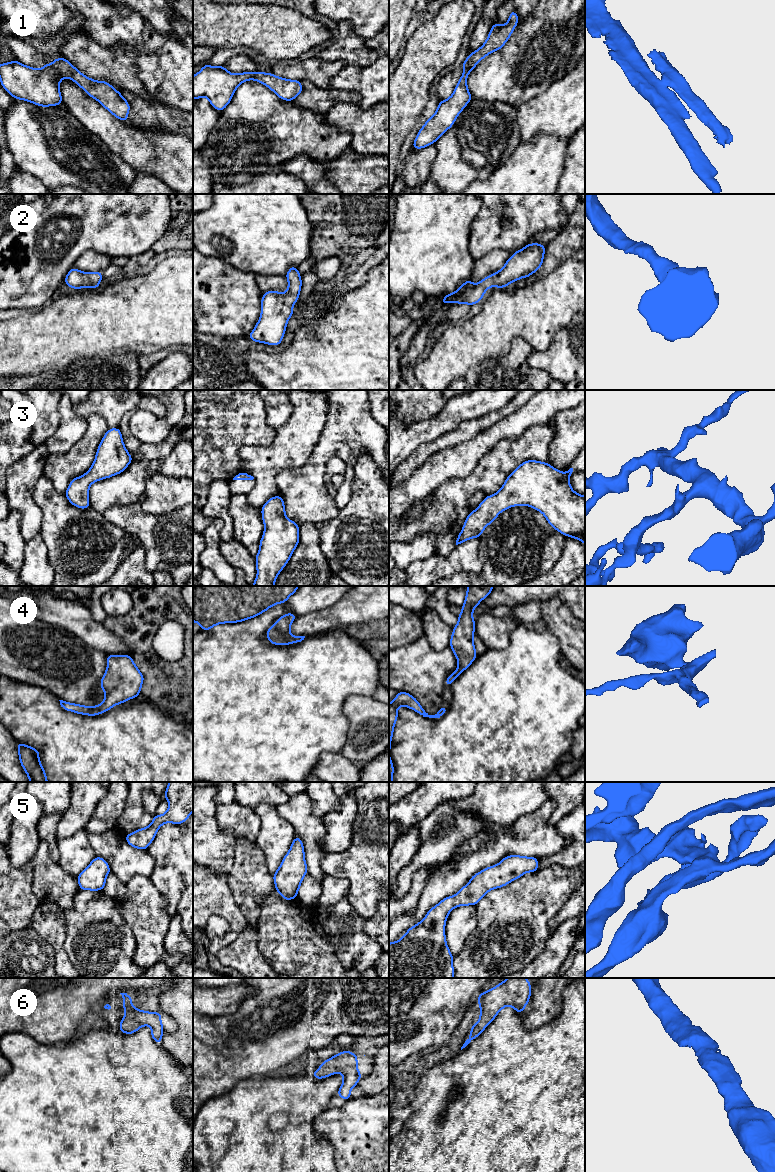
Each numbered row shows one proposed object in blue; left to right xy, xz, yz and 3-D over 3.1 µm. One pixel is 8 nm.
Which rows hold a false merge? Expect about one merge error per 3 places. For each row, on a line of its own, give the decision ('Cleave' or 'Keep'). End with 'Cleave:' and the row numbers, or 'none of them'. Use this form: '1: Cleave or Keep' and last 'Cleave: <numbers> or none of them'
1: Cleave
2: Keep
3: Keep
4: Keep
5: Keep
6: Keep
Cleave: 1

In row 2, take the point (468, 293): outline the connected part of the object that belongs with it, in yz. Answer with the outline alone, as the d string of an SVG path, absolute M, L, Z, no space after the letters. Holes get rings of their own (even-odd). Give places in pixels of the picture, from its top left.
M539 243L527 244L514 252L501 270L485 277L477 284L468 279L454 293L445 295L441 304L459 303L471 306L482 300L489 287L506 288L510 283L531 276L543 265L545 249L546 246Z

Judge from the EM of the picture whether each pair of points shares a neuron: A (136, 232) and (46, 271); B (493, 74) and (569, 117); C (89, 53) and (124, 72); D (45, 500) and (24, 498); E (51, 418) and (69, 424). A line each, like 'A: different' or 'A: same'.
A: same
B: different
C: same
D: different
E: different

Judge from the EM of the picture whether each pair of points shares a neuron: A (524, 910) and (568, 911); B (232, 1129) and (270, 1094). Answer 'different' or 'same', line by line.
A: different
B: same

